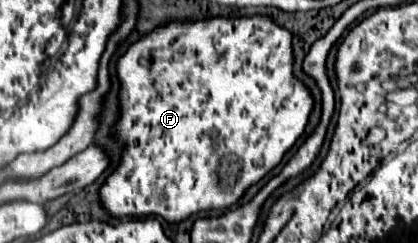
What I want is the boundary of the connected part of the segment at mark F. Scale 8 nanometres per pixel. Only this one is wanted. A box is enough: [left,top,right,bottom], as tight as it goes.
[101,16,313,222]

